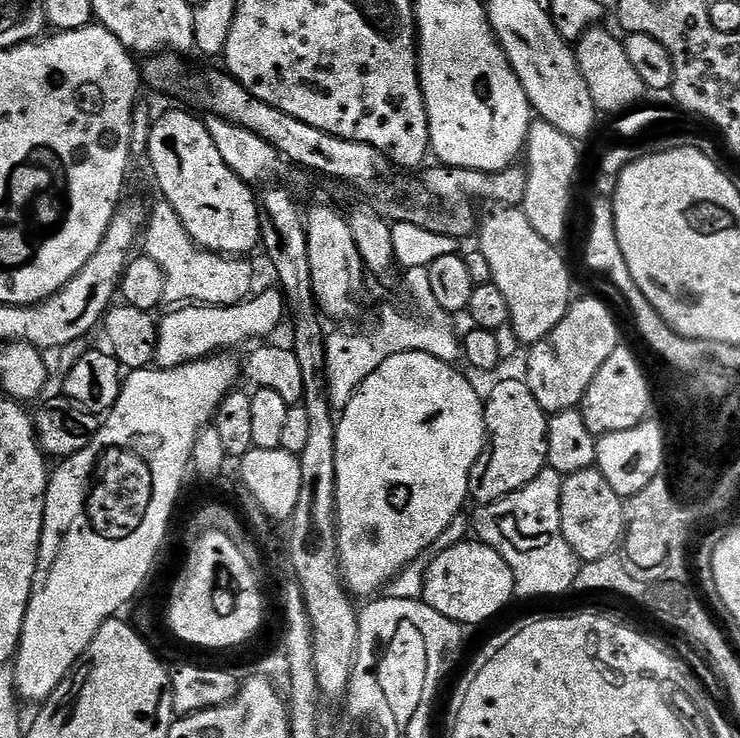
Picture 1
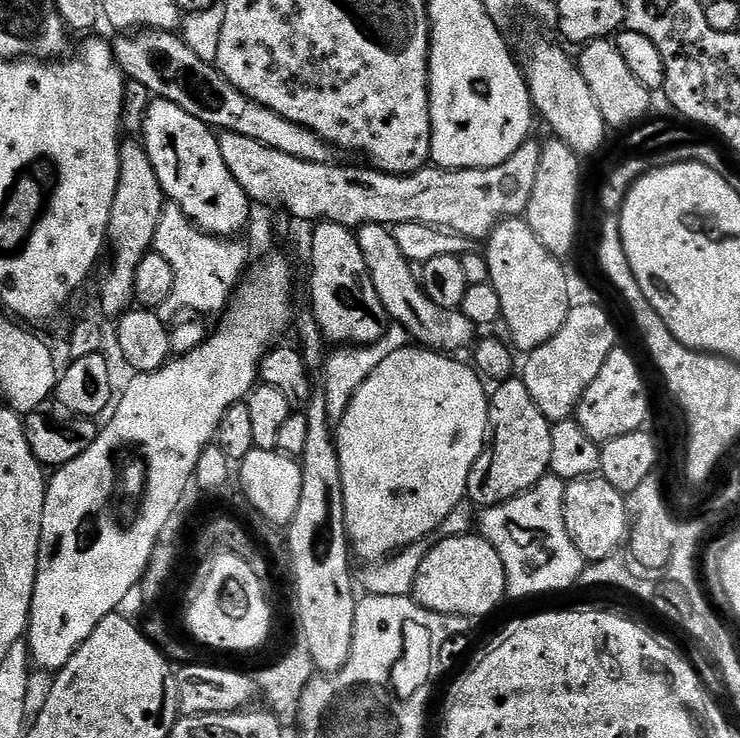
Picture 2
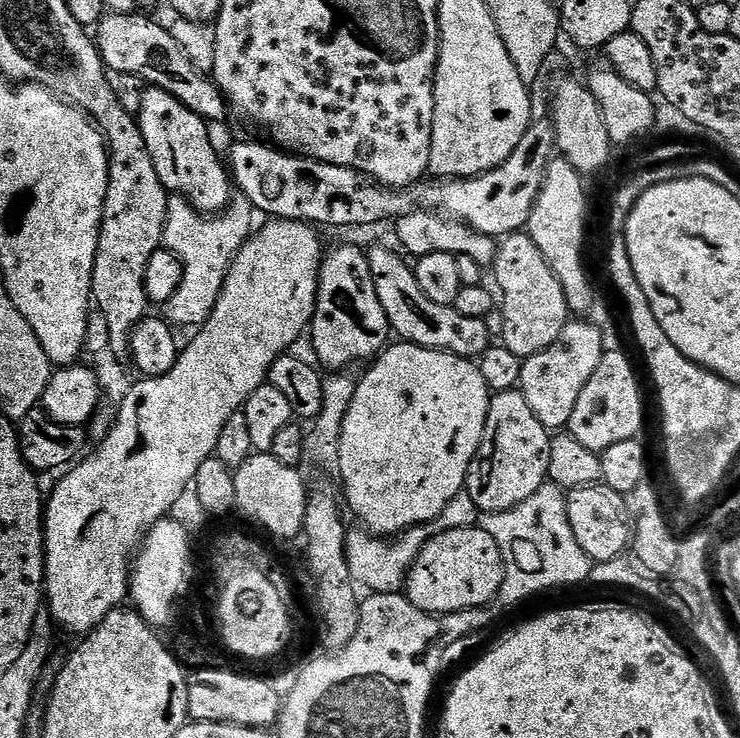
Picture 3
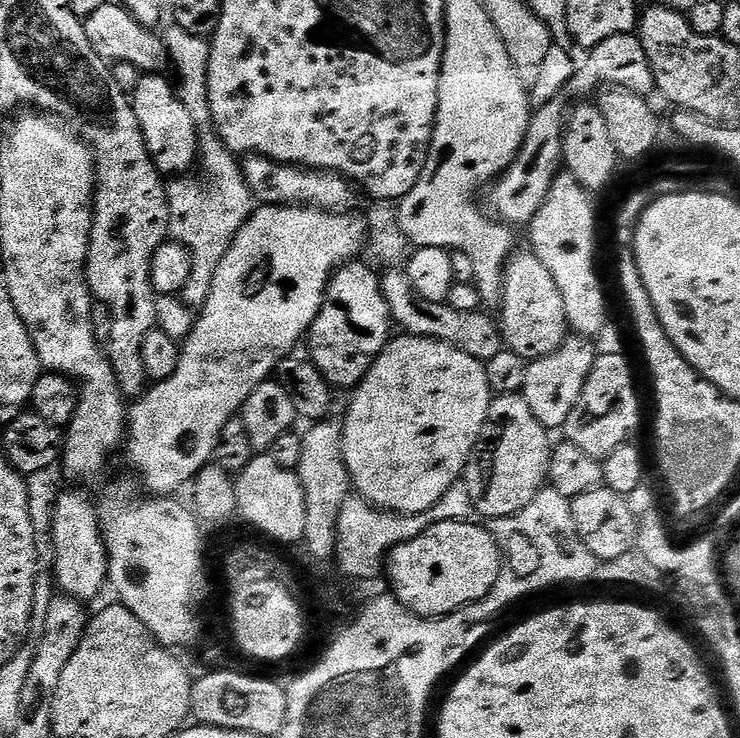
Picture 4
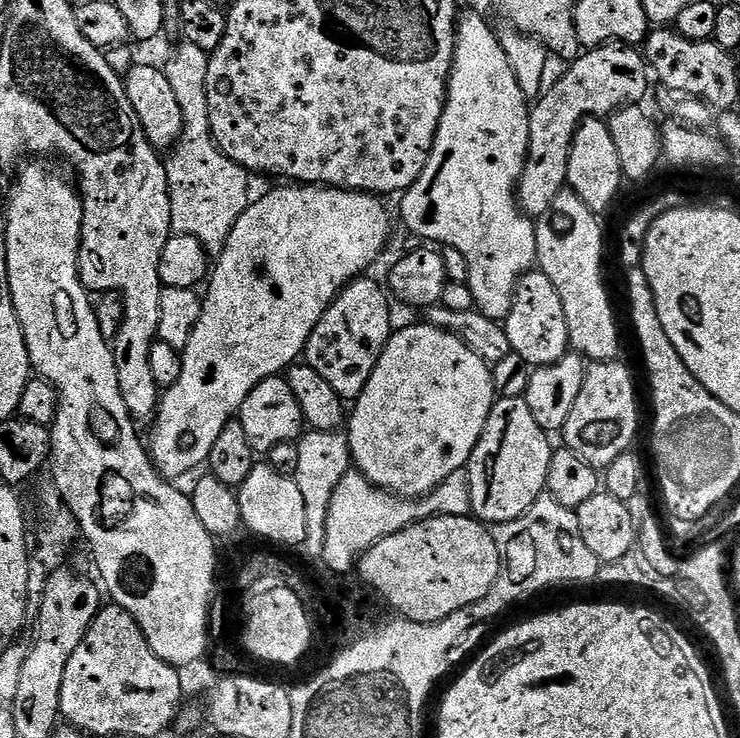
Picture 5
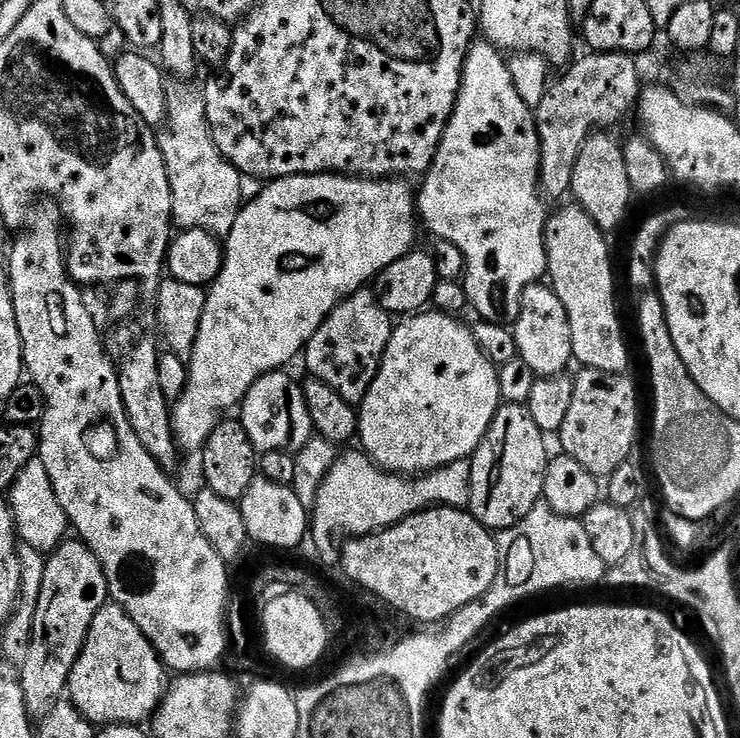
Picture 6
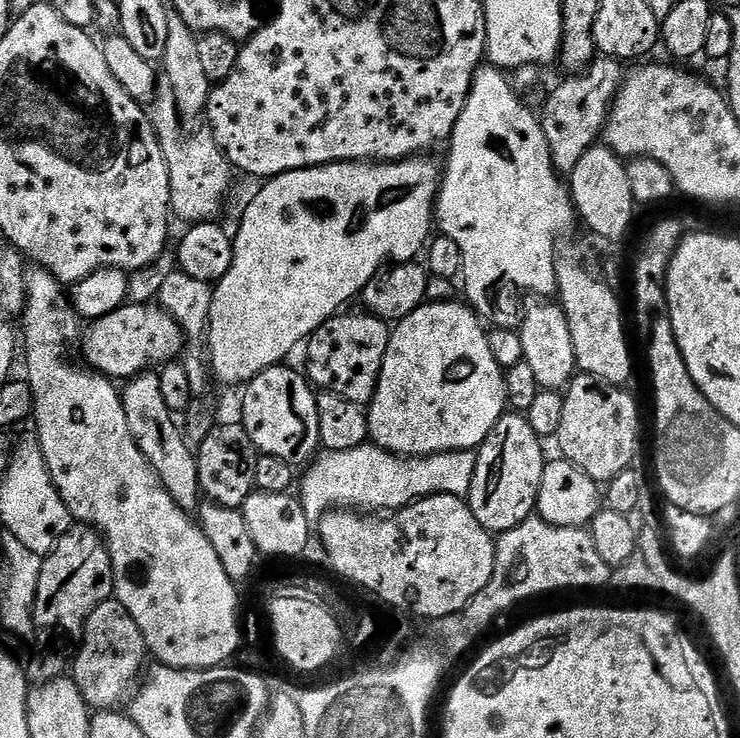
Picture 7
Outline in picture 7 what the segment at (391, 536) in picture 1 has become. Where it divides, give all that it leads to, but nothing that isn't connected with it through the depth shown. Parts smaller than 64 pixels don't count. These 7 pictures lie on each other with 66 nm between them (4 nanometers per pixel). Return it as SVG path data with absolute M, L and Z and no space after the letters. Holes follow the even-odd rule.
M455 299L438 302L437 304L425 302L419 308L414 309L406 318L395 321L394 327L391 329L388 345L386 346L386 358L382 362L376 393L372 403L367 405L366 408L368 434L371 443L378 445L379 448L384 448L387 452L415 458L417 456L434 456L437 452L466 452L479 449L482 441L490 434L490 430L494 430L498 418L504 415L509 407L506 382L504 381L505 369L500 368L498 362L494 362L494 354L490 354L490 342L488 341L488 332L485 325L467 303L456 303Z

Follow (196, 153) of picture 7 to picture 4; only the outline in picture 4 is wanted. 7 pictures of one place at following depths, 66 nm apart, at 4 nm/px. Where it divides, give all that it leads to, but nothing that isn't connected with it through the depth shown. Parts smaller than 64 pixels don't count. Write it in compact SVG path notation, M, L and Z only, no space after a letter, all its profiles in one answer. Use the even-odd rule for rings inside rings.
M172 26L162 39L168 47L168 57L174 65L174 72L180 75L178 95L182 106L190 110L200 133L200 156L208 164L228 164L228 172L216 172L205 180L191 180L188 174L181 174L167 181L168 190L168 231L171 239L176 240L192 255L192 274L190 282L178 294L187 308L203 308L206 298L210 298L210 286L214 274L238 230L251 218L254 211L254 197L244 177L239 159L225 146L212 123L212 107L208 101L208 63L210 62L210 44L205 37L190 34L187 30Z

